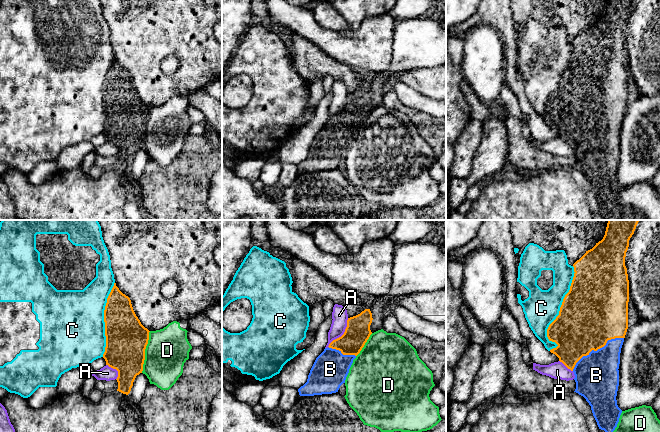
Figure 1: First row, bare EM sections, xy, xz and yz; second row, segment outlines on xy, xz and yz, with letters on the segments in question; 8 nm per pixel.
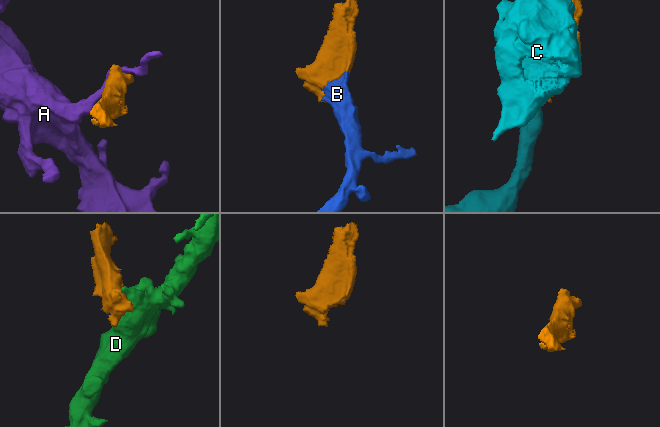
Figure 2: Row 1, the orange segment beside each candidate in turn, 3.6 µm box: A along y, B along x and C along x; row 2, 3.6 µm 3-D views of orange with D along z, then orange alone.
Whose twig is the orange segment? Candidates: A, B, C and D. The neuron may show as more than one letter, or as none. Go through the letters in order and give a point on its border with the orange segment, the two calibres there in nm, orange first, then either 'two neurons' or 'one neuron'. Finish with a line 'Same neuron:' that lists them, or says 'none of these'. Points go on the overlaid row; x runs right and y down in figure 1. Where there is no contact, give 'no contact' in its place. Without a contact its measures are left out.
A: contact xz (343, 334); calibres 200 and 130 nm; two neurons
B: contact yz (596, 350); calibres 460 and 360 nm; one neuron
C: contact yz (559, 311); calibres 500 and 280 nm; two neurons
D: contact xy (144, 352); calibres 340 and 340 nm; two neurons
Same neuron: B

